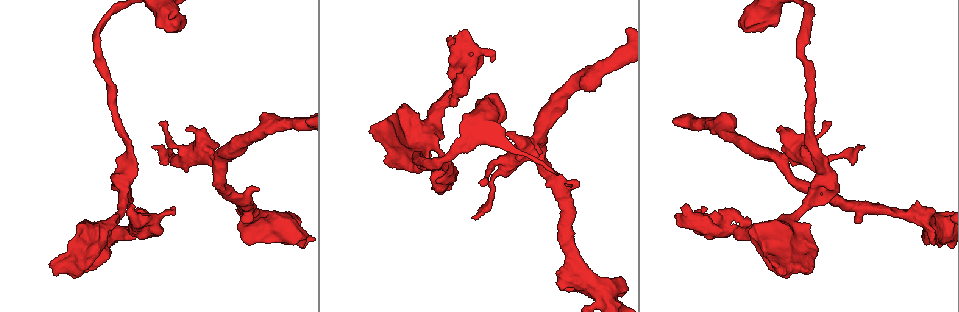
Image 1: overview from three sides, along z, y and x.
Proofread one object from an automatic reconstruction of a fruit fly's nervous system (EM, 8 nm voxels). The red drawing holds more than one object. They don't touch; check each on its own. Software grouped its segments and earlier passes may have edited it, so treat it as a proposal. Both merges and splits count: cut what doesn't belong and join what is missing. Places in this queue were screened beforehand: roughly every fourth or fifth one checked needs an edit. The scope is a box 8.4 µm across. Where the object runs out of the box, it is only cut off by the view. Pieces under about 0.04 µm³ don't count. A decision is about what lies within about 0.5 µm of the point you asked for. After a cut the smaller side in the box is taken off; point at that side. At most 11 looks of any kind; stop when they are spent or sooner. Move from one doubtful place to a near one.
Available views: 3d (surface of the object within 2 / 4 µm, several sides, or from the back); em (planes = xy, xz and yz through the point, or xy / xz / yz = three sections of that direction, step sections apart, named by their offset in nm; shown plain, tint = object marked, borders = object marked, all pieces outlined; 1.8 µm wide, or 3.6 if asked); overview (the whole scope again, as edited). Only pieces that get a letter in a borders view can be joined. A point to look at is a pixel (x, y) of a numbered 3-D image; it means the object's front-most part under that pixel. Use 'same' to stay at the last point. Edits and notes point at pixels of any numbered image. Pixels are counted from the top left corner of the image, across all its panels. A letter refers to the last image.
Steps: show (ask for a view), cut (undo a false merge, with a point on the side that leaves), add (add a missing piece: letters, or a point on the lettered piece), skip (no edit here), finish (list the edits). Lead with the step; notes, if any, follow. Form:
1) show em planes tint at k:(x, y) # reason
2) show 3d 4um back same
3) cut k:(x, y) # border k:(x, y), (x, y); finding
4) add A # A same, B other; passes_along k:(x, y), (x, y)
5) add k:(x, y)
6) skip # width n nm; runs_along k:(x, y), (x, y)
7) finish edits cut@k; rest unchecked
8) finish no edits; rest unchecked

show 3d 4um at 1:(259, 189) # free end

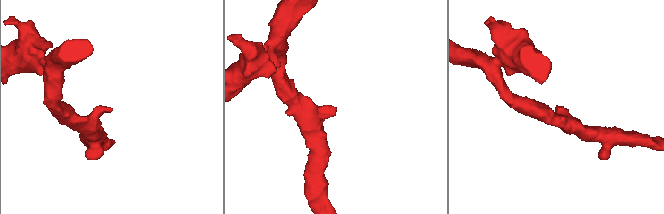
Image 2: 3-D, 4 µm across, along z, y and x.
show em xy step 8 borders at 2:(334, 112)

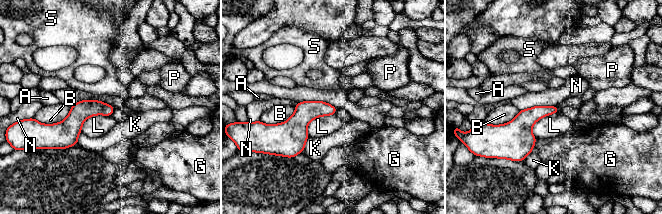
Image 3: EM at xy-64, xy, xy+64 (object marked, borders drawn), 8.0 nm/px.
skip # A other, B other, G other, K other, L other, N other, P other, S other; border 3:(559, 111), (541, 117), (532, 135); no lettered piece goes on from it

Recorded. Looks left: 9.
show 3d 4um at 1:(449, 177) # abrupt turn

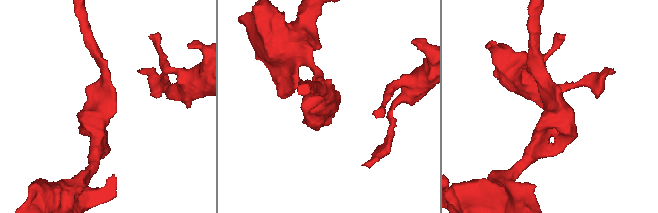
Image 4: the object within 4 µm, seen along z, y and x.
show em xz step 4 tint at 4:(549, 115) # shape alone is not enough

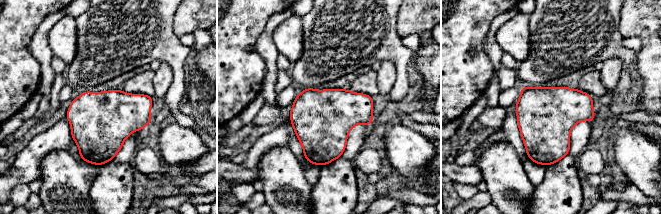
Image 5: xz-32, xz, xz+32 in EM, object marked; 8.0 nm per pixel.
show em yz step 4 borders same

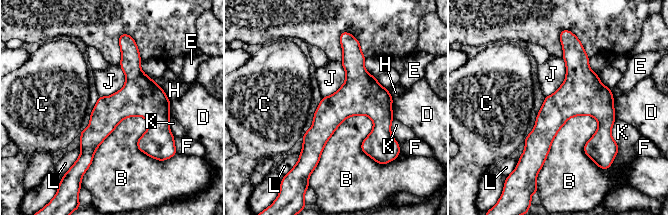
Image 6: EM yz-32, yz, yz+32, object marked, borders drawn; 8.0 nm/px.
skip # B other, C other, D other, E other, F other, H other, J other, K other, L other; border 6:(120, 66), (124, 85), (99, 96); continuous, no second cell

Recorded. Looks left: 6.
show 3d 4um at 1:(781, 164) # sudden change in width

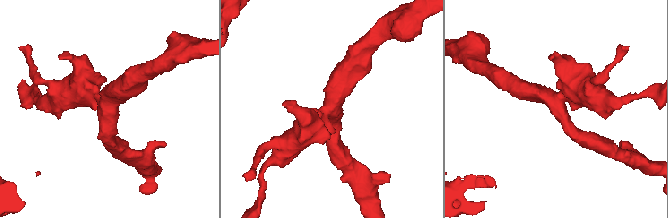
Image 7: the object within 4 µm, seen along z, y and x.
show em planes borders at 7:(556, 104) # arms 3; arm_widths 260, 340, 420 nm; need the tissue

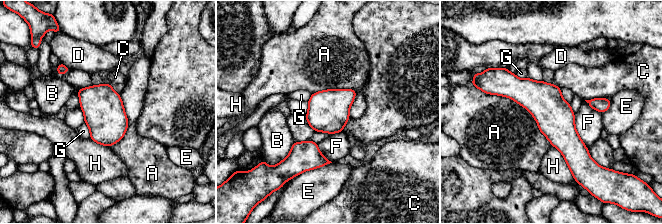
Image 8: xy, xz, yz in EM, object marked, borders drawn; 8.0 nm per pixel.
skip # longest_contact A 700 nm; A other, B other, C other, D other, E other, F other, G other, H other; border 8:(485, 92), (523, 106), (551, 144); continuous, no second cell

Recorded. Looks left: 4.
show 3d 2um back at 1:(457, 93) # closes a loop

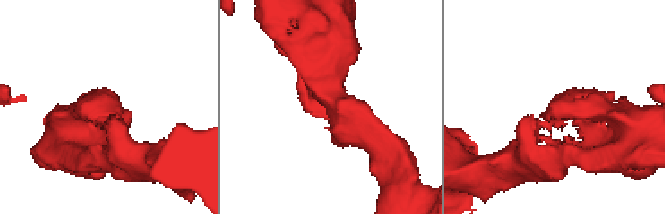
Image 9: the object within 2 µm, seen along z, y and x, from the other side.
show em planes plain at 9:(554, 110)

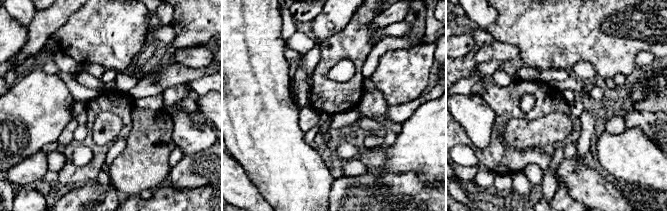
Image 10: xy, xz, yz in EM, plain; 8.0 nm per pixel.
show em planes borders same

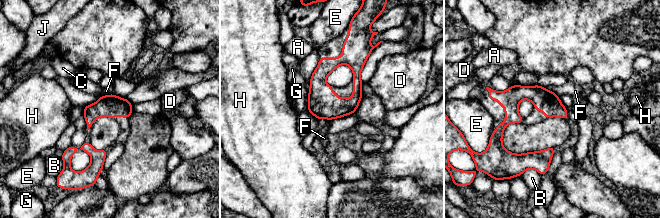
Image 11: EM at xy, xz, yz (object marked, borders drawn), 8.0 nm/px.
skip # A other, B other, C other, D other, E other, F other, G other, H other, J other; border 11:(112, 93), (101, 95); continuous, no second cell

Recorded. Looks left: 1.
show em planes borders at 1:(96, 262) # closes a loop

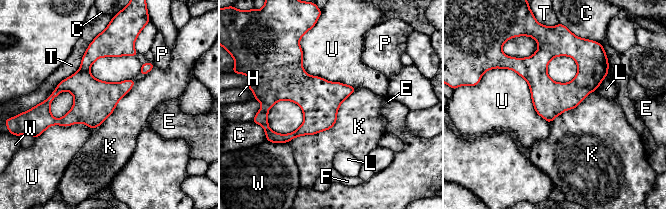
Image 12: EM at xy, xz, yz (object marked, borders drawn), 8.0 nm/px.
skip # C other, E other, F other, H other, K other, L other, P other, T other, U other, W other; border 12:(357, 88), (331, 127), (286, 142); all the same cell

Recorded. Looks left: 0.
finish no edits; rest unchecked

